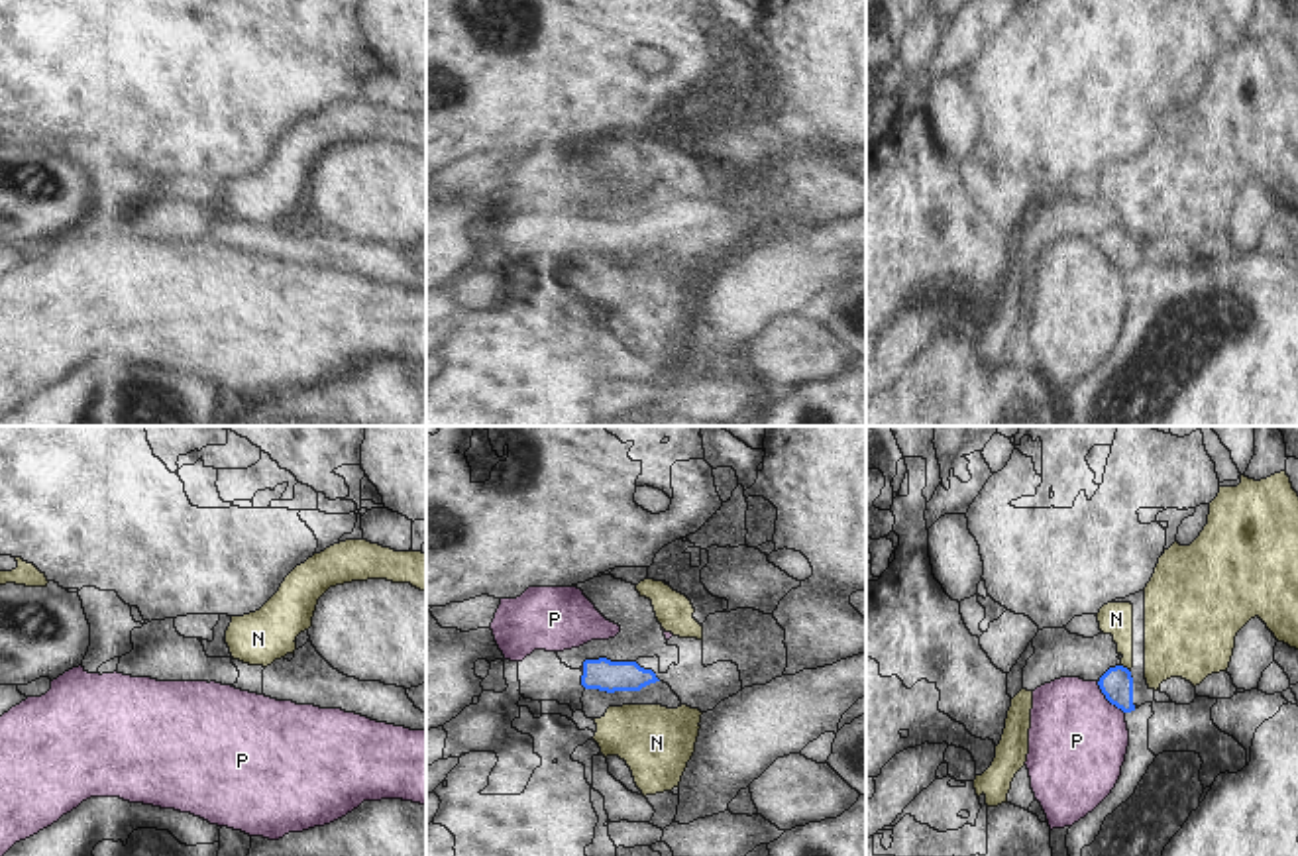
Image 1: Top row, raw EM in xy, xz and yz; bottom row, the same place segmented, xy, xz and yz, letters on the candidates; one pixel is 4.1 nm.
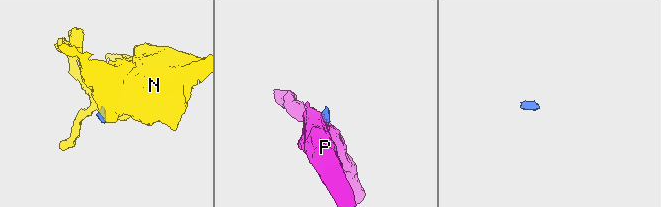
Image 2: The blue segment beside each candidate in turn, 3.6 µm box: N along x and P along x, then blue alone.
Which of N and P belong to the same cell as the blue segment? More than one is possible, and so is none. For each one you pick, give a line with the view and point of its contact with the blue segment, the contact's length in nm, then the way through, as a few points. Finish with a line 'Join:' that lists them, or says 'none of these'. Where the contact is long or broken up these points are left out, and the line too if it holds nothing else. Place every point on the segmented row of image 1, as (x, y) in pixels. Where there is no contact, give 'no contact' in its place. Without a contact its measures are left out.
Join: none of these

